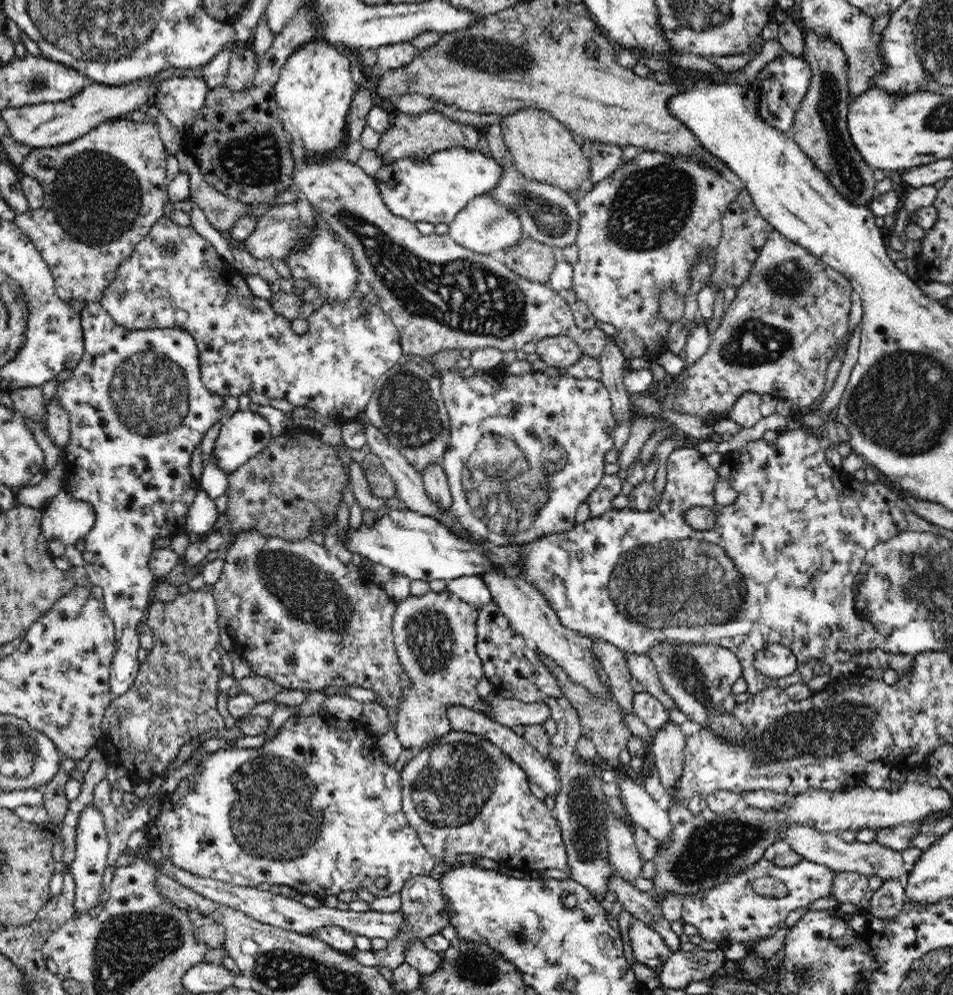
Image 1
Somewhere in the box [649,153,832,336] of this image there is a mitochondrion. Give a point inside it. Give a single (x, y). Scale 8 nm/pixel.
(788, 280)

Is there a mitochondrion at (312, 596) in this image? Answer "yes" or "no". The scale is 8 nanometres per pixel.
yes

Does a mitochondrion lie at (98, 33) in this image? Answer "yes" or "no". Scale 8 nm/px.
yes

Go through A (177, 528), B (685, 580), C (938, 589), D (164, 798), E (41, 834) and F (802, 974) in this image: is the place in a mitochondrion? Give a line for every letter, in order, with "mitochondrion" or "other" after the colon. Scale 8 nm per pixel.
A: other
B: mitochondrion
C: mitochondrion
D: other
E: other
F: other

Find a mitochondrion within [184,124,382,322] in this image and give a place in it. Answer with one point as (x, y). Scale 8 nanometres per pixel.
(263, 161)

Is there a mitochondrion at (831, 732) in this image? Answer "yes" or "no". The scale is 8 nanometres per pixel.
yes

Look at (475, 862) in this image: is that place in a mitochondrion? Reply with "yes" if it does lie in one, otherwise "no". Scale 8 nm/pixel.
no

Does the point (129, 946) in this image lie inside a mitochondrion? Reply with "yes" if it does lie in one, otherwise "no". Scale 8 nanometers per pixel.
yes

